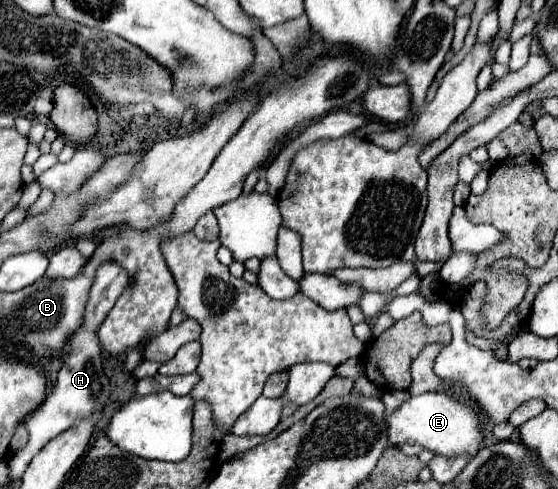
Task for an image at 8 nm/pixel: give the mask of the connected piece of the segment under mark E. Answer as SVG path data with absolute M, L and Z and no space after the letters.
M421 393L403 401L393 413L385 415L387 421L387 437L391 445L413 445L419 443L425 449L437 455L477 455L481 449L481 427L479 417L467 405L457 399L447 397L445 393Z

